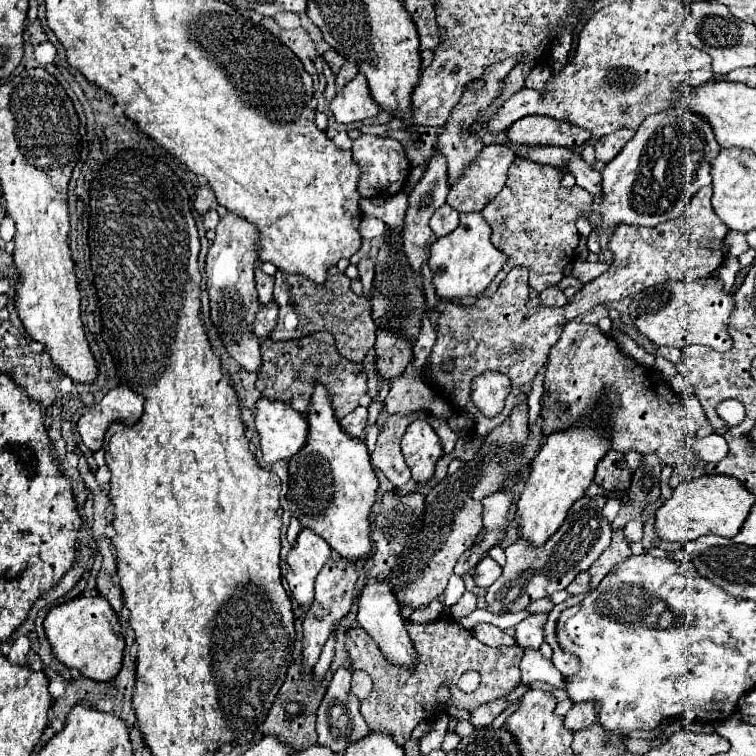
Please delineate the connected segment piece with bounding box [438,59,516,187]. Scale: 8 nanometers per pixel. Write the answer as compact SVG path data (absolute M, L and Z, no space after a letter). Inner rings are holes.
M514 59L498 61L496 65L492 65L492 67L482 75L482 79L486 81L484 89L482 89L480 93L476 93L476 91L472 89L472 85L468 85L466 91L464 91L464 95L462 95L462 99L460 99L460 103L458 103L456 109L452 111L450 119L446 121L446 125L444 125L446 131L438 137L438 141L440 141L440 143L438 143L438 153L446 155L446 159L448 159L448 183L450 183L450 187L464 175L464 171L468 169L468 165L472 165L472 159L482 151L482 141L480 141L476 135L470 133L470 127L472 127L476 115L478 115L482 109L488 109L490 103L494 101L494 97L500 95L502 81L504 81L504 77L510 73L510 69L512 69L514 65L516 65Z

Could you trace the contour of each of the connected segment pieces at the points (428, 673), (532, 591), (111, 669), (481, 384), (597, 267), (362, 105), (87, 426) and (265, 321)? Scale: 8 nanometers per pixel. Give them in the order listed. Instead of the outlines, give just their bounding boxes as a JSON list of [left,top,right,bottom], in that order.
[[344,615,522,745],[486,495,612,613],[44,595,124,681],[472,373,510,415],[572,261,608,285],[330,77,380,123],[78,385,144,451],[254,301,278,341]]

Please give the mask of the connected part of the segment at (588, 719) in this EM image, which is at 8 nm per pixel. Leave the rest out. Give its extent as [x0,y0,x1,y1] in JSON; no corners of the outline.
[564,701,596,731]

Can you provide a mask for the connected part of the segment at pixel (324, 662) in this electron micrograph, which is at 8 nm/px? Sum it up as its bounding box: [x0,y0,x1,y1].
[314,633,336,681]

